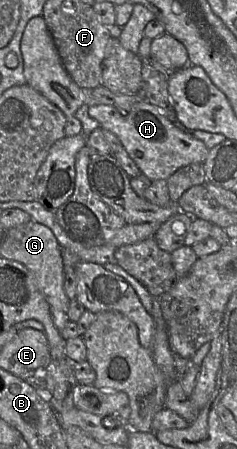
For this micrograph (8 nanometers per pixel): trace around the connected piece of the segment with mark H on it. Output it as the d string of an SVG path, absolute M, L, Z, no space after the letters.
M145 99L135 103L130 111L118 110L110 105L94 105L88 107L88 113L100 123L102 128L111 131L118 137L129 156L151 181L167 180L176 170L192 163L203 164L208 155L209 149L201 140L178 128L162 114L159 107Z

